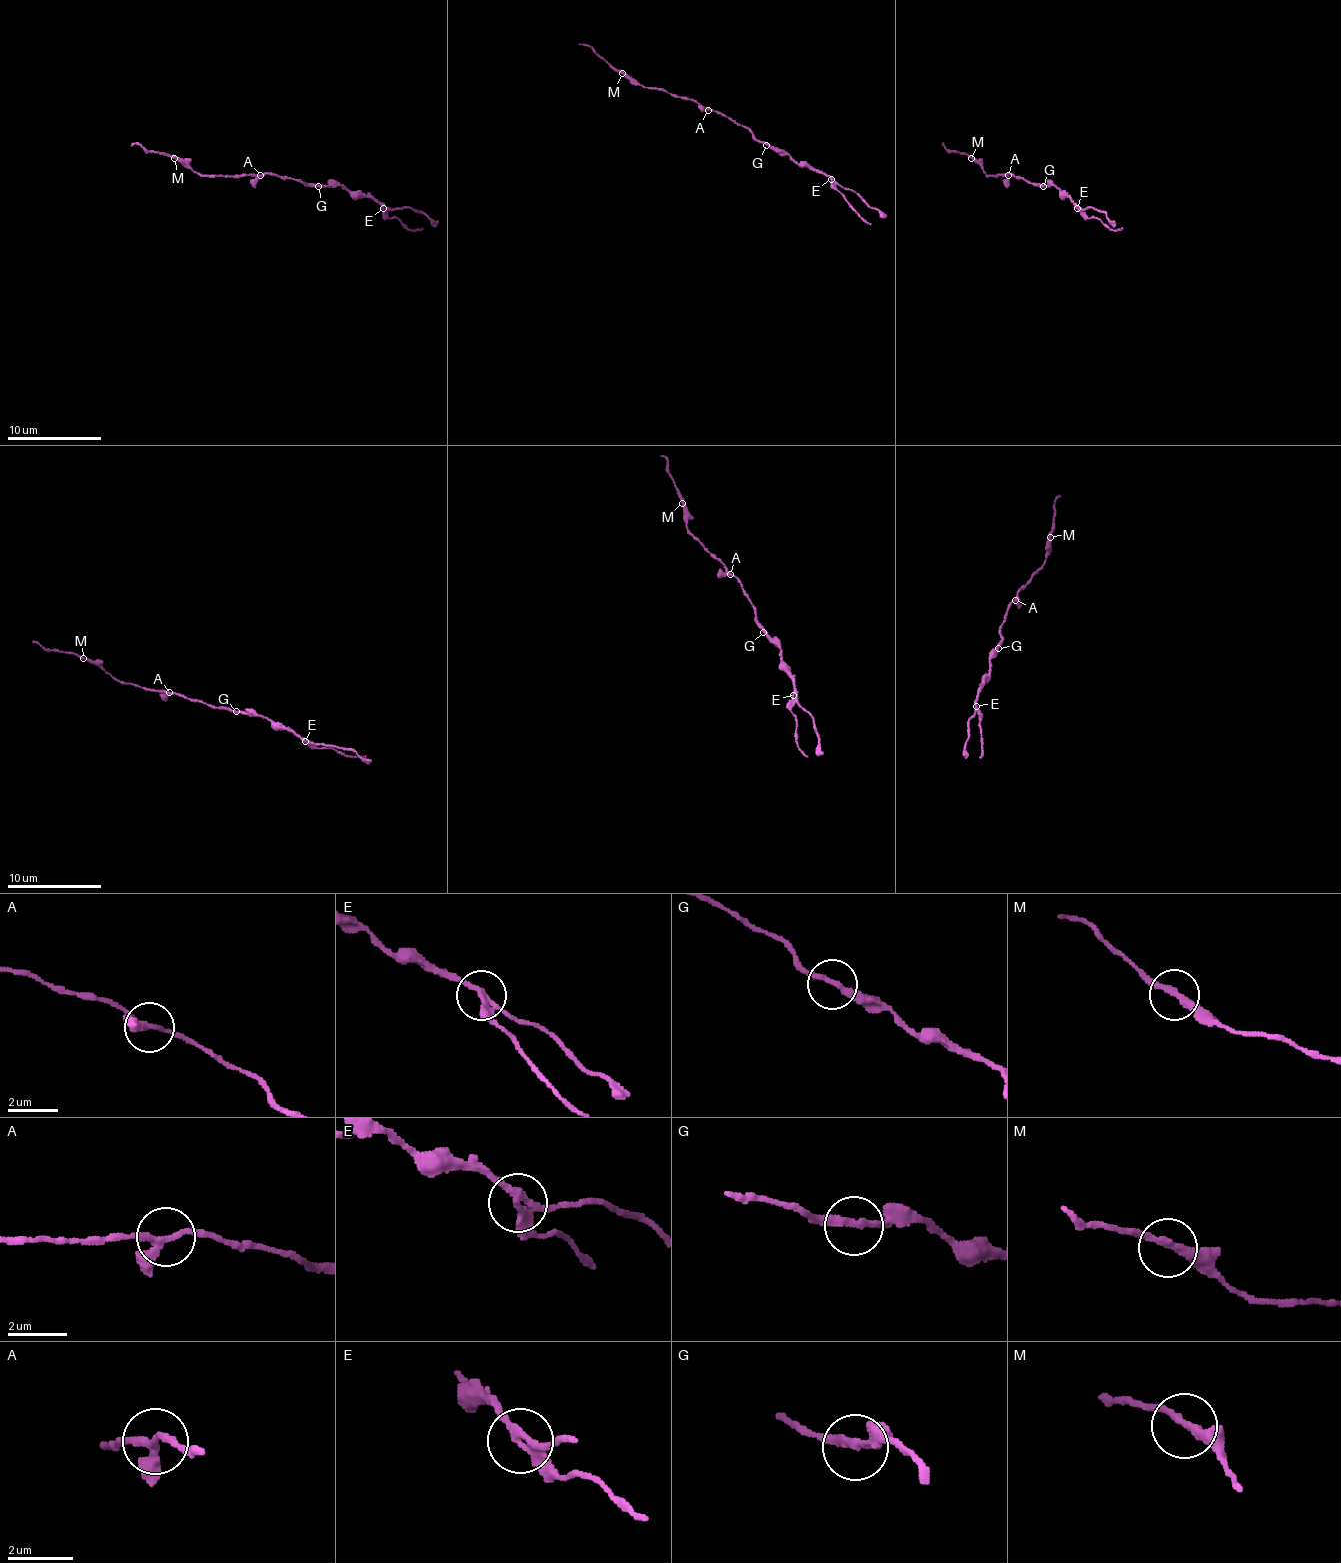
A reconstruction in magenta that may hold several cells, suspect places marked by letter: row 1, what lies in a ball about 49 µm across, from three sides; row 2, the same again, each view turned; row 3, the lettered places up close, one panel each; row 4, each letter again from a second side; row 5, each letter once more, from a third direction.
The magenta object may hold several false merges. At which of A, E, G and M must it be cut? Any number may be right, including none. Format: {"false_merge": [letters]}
{"false_merge": ["E"]}

